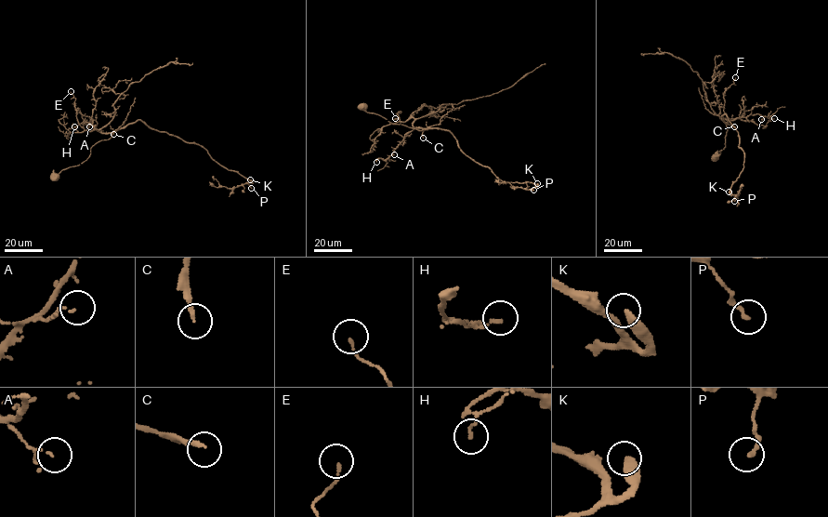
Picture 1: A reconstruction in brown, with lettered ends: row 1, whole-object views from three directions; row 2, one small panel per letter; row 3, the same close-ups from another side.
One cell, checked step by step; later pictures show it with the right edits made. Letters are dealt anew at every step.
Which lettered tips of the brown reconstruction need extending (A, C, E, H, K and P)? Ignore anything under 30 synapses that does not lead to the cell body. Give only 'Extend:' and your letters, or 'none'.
Extend: C, K

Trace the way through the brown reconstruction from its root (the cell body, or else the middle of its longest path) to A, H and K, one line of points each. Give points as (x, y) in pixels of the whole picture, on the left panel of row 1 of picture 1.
A: (55, 177), (82, 164), (92, 146), (112, 133), (102, 133), (87, 122), (89, 126)
H: (55, 177), (82, 164), (92, 146), (112, 133), (102, 133), (87, 122), (74, 126)
K: (55, 177), (82, 164), (97, 142), (139, 120), (151, 128), (198, 144), (219, 165), (252, 183), (250, 179)

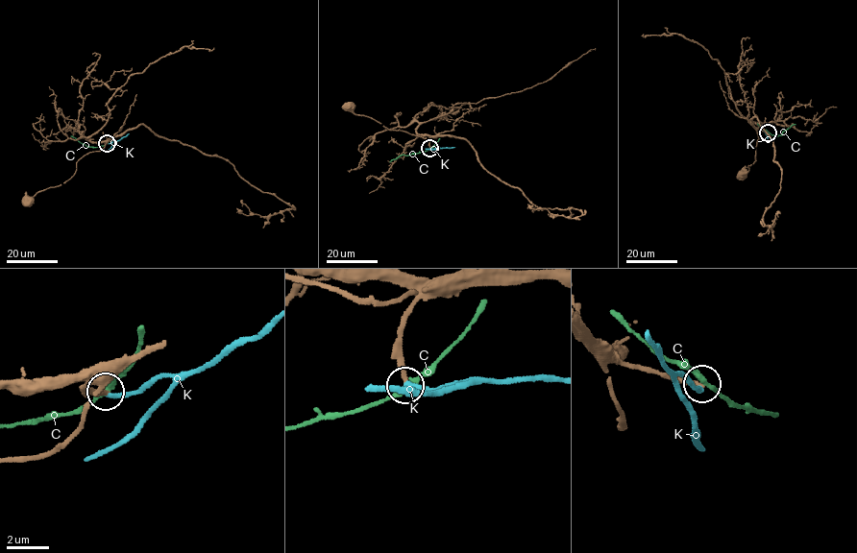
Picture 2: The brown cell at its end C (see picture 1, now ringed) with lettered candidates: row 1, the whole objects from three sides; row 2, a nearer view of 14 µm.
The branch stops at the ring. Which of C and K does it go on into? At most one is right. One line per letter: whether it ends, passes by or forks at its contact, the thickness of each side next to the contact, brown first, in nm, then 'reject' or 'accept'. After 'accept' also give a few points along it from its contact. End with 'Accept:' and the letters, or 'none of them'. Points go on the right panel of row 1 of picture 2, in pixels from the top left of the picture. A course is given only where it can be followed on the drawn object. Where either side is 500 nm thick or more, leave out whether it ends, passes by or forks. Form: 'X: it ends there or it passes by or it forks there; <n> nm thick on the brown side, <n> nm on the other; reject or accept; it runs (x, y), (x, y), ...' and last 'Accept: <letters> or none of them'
C: it passes by; 220 nm thick on the brown side, 220 nm on the other; reject
K: it ends there; 220 nm thick on the brown side, 220 nm on the other; reject
Accept: none of them

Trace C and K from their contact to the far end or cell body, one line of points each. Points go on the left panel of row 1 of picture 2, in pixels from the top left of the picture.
C: (107, 143), (86, 147), (70, 136)
K: (107, 143), (120, 140), (129, 133)

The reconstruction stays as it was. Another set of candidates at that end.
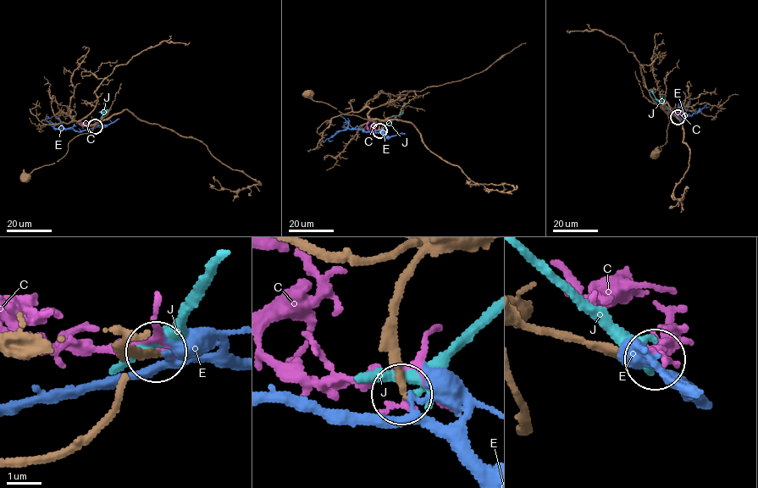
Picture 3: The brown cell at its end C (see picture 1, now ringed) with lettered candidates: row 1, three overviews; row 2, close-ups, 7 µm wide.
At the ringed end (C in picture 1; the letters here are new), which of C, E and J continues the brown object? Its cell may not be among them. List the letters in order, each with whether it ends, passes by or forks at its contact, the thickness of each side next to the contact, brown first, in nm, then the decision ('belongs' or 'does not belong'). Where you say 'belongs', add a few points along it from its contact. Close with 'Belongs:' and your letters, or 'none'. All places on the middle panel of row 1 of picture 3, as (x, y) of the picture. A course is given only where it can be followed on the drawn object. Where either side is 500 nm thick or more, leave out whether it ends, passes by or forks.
C: it passes by; calibres 160 and 100 nm; does not belong
E: it forks; calibres 200 and 140 nm; does not belong
J: it forks; calibres 280 and 300 nm; does not belong
Belongs: none

